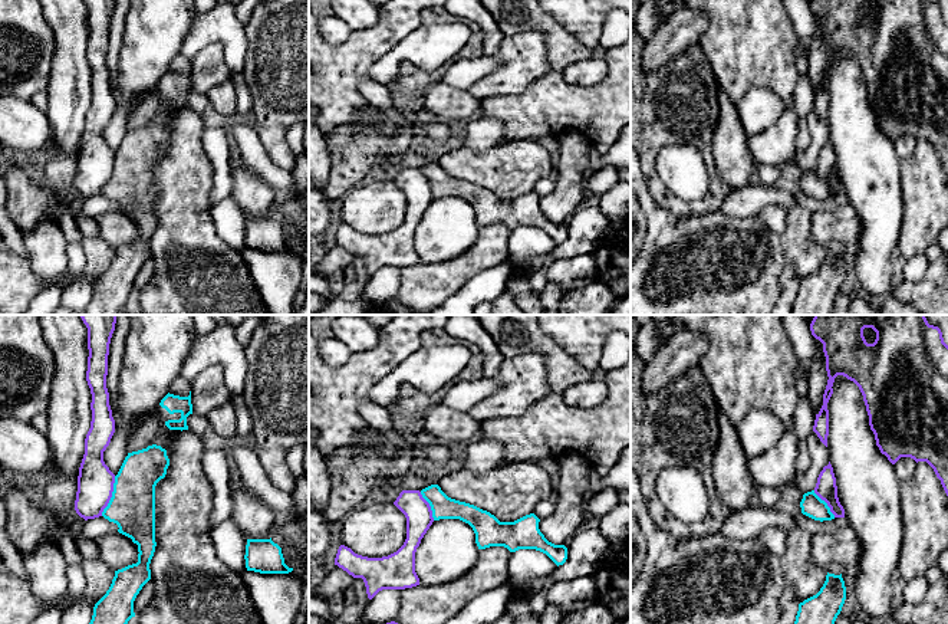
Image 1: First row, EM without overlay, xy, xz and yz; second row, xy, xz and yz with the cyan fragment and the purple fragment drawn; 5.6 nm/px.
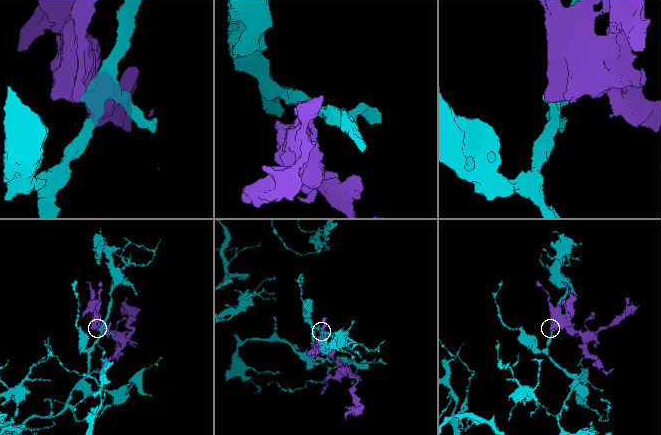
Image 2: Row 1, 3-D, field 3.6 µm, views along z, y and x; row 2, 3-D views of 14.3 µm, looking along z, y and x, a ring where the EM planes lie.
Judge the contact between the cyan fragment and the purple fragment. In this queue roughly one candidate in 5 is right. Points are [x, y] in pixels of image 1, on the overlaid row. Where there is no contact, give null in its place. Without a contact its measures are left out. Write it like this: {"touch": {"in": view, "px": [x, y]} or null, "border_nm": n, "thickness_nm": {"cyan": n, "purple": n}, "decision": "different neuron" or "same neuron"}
{"touch": {"in": "xy", "px": [112, 496]}, "border_nm": 240, "thickness_nm": {"cyan": 260, "purple": 200}, "decision": "different neuron"}

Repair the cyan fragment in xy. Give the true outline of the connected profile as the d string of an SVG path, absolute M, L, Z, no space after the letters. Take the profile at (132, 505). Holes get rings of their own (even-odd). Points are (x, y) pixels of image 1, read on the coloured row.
M152 444L147 449L128 453L118 474L113 492L102 516L118 525L118 532L138 545L138 562L115 571L106 594L95 604L89 624L128 624L135 617L134 601L142 587L151 579L149 564L155 552L155 486L165 477L169 459L167 450Z

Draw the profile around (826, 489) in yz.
M830 462L820 472L814 487L814 493L827 503L835 518L845 518L845 509L837 497L836 477Z

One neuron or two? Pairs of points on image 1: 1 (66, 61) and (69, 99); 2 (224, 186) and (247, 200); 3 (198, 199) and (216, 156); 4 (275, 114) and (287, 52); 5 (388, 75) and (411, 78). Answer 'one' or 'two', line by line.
1: one
2: two
3: two
4: one
5: two

